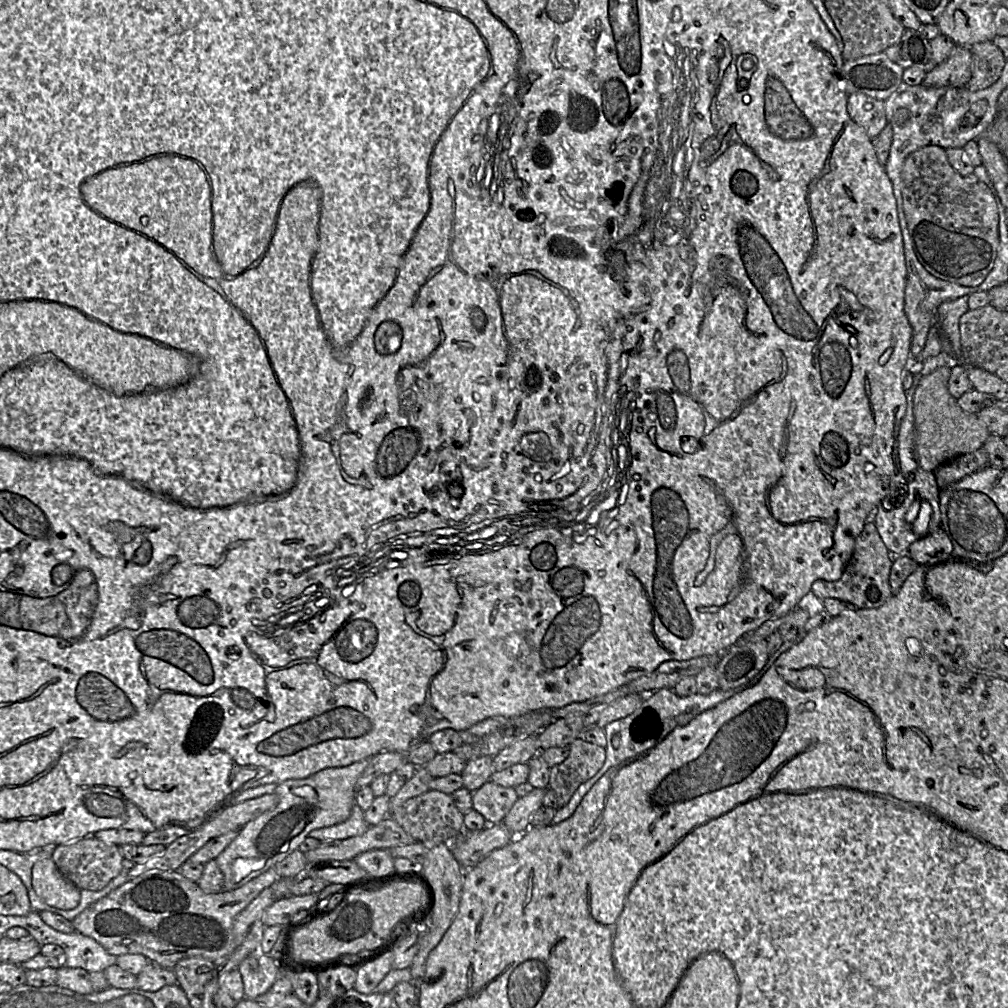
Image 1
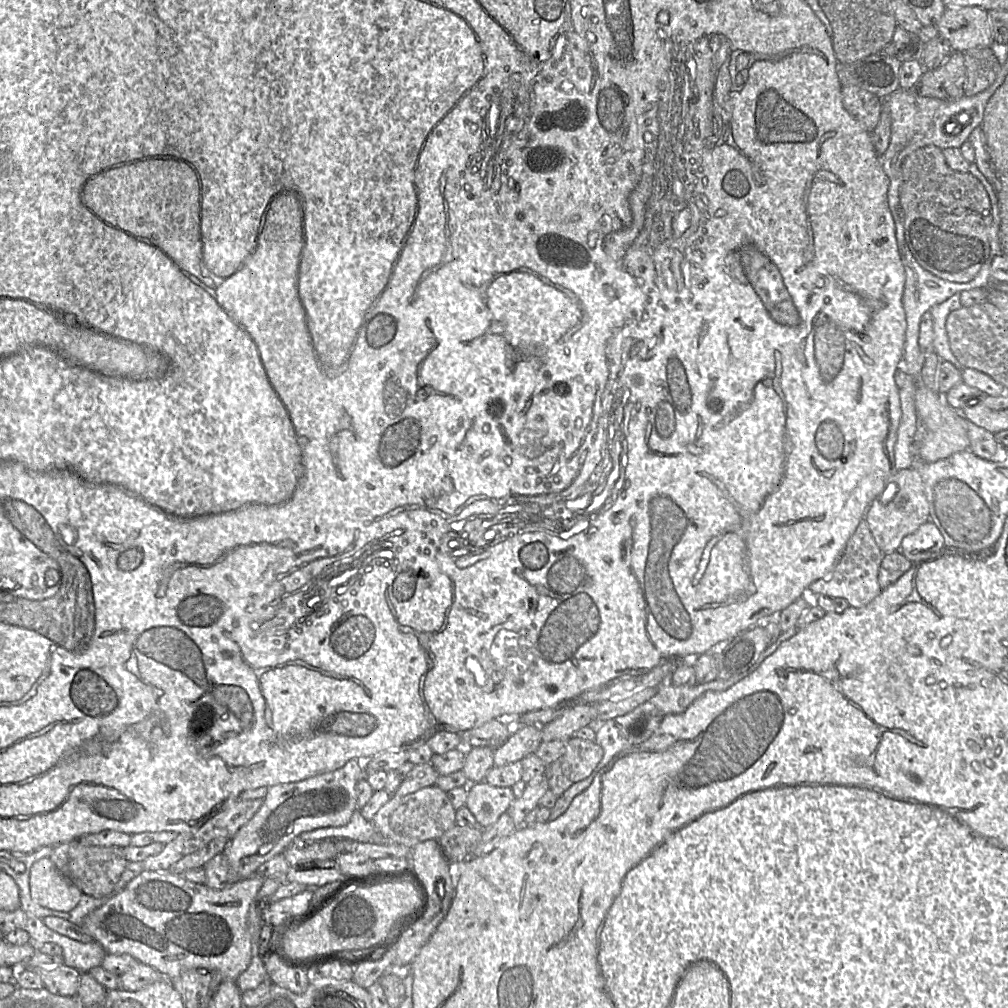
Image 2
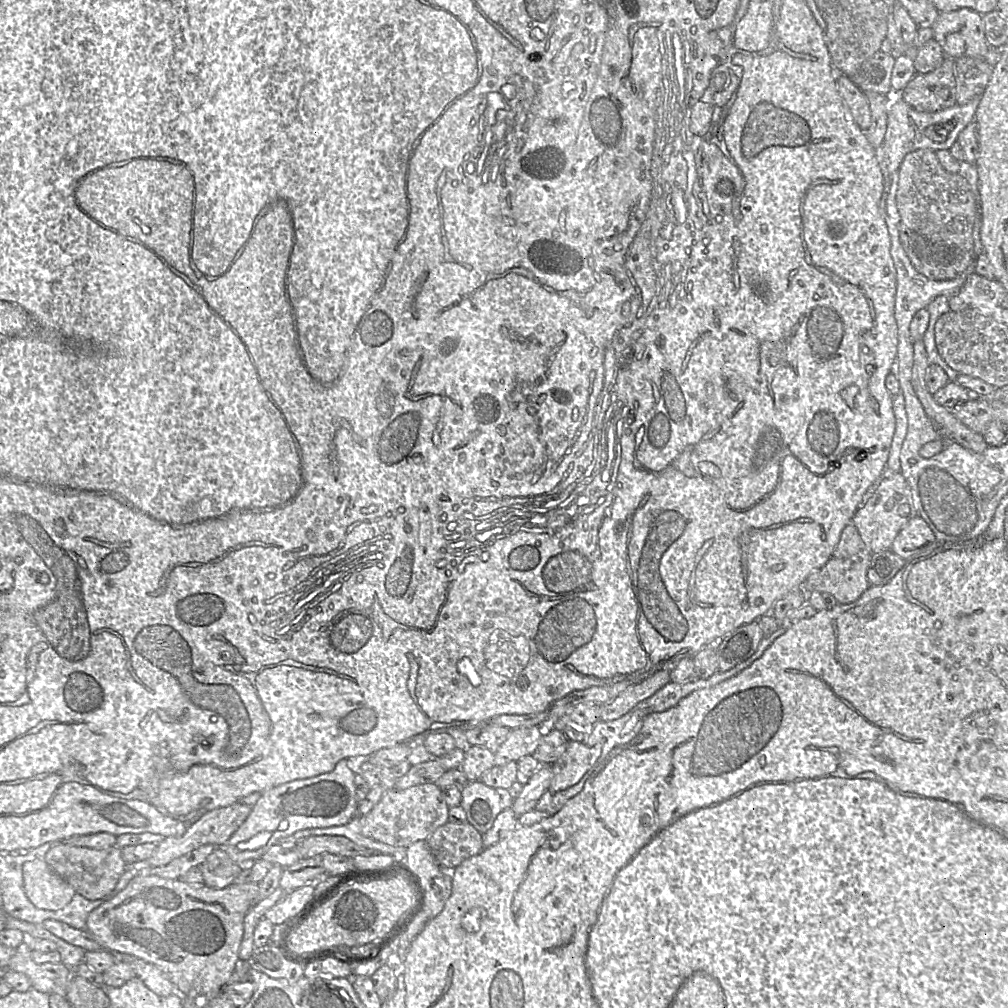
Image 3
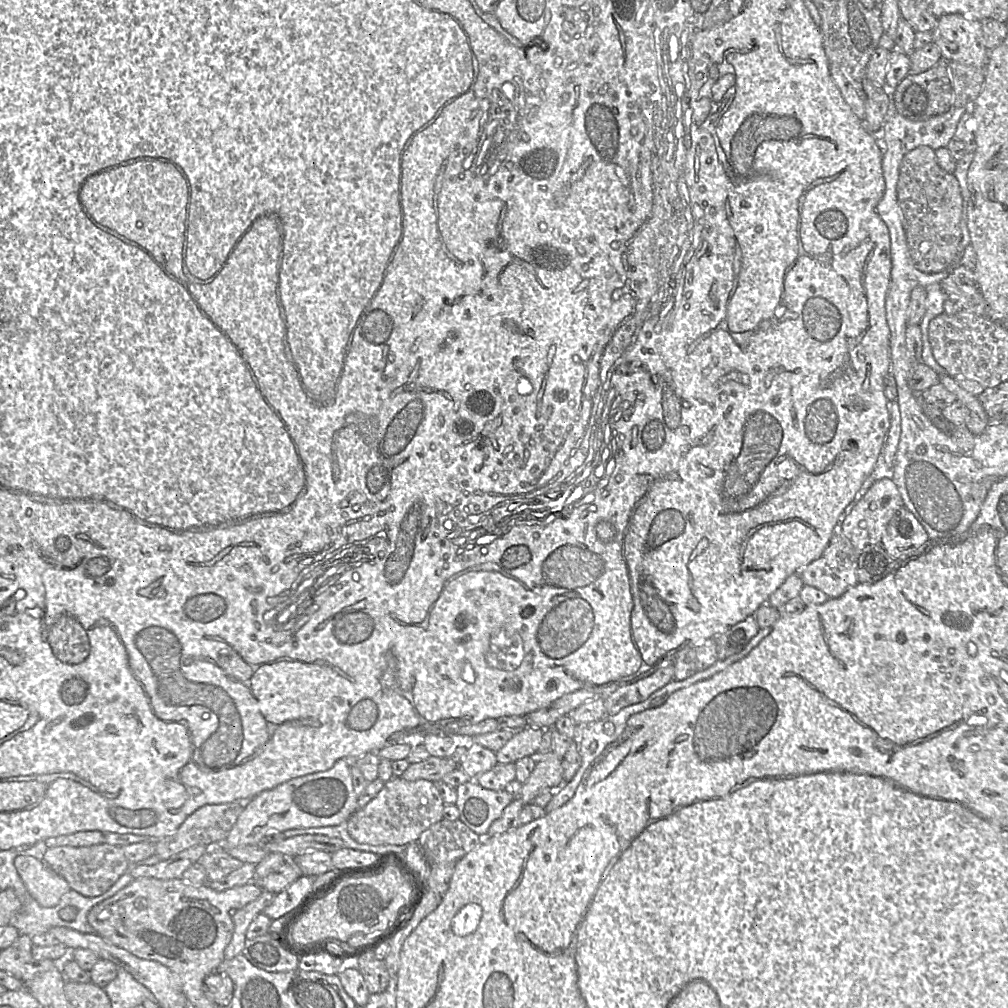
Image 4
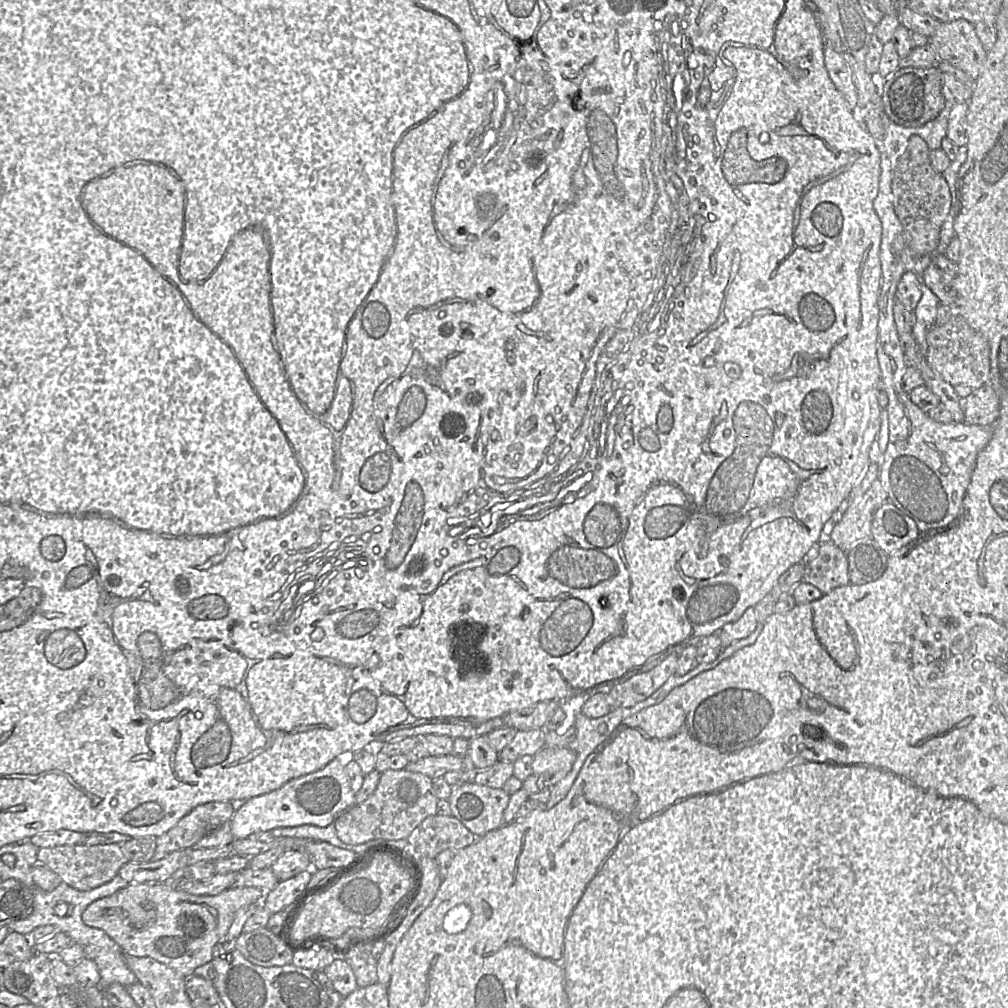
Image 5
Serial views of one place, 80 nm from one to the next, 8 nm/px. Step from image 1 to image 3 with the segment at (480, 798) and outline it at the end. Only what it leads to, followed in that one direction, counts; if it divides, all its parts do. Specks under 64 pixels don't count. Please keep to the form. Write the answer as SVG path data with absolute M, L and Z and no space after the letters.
M481 780L468 781L461 789L460 806L465 810L467 822L484 834L500 812L512 807L513 800L508 789L490 787Z

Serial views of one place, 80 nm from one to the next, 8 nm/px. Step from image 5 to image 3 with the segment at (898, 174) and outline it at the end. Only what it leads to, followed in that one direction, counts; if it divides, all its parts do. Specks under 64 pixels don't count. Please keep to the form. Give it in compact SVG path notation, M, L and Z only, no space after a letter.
M916 150L907 154L901 164L896 201L901 216L900 241L918 272L932 280L949 280L964 273L974 273L971 270L974 269L977 256L982 253L979 241L980 201L978 193L963 176L947 172L934 150Z

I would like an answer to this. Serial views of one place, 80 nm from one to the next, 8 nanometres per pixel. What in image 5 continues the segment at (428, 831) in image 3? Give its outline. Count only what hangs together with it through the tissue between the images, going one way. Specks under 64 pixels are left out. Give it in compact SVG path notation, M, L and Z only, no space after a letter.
M405 768L388 769L381 774L370 797L360 804L355 803L336 818L336 834L342 842L351 845L364 844L375 839L407 839L426 817L437 814L438 800L430 777Z

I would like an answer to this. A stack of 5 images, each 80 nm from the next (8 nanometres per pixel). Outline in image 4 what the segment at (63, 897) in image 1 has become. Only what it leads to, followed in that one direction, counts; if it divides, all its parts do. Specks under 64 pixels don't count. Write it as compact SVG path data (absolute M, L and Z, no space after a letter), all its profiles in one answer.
M18 856L14 865L30 896L43 907L56 906L61 897L71 890L66 880L42 860Z

